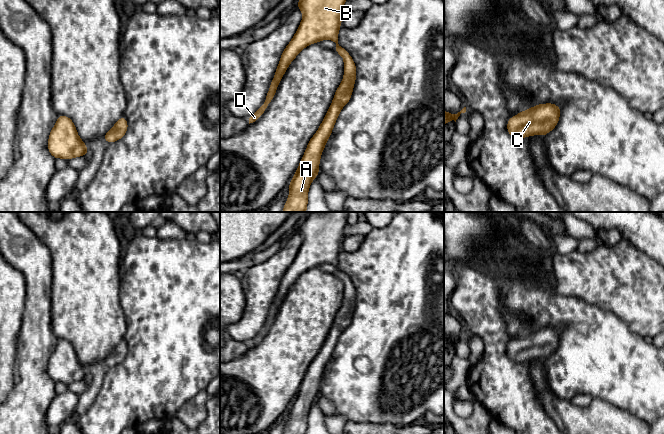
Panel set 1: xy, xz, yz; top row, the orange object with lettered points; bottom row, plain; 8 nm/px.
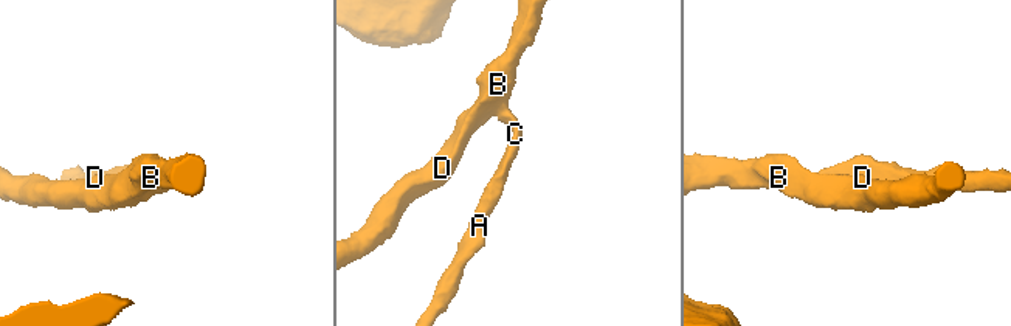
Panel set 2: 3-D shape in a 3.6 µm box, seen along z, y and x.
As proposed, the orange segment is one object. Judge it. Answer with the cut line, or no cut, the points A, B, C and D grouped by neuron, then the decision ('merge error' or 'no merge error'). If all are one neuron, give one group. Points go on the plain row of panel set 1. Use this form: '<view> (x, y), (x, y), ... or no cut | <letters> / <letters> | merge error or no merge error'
no cut | A B C D | no merge error

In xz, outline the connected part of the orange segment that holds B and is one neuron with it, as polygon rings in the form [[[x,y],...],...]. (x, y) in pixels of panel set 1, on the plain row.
[[[309,212],[306,217],[299,223],[297,231],[303,238],[303,243],[294,259],[289,266],[285,274],[282,276],[280,286],[276,293],[276,297],[271,306],[269,315],[267,317],[265,326],[263,329],[249,342],[249,348],[255,346],[266,335],[268,328],[274,323],[277,311],[286,296],[289,288],[295,283],[298,277],[308,269],[316,266],[320,266],[324,263],[332,264],[336,267],[335,276],[340,278],[344,283],[344,302],[336,314],[334,323],[327,335],[325,342],[323,343],[320,351],[315,359],[310,363],[306,375],[300,385],[298,393],[294,398],[289,408],[289,422],[287,423],[283,434],[306,434],[308,427],[308,414],[311,406],[317,401],[319,397],[319,386],[322,375],[325,372],[326,365],[329,363],[334,348],[338,342],[341,333],[351,323],[353,311],[356,304],[356,289],[349,279],[349,277],[338,268],[338,255],[341,251],[341,244],[343,240],[343,229],[348,224],[347,222],[348,212]]]

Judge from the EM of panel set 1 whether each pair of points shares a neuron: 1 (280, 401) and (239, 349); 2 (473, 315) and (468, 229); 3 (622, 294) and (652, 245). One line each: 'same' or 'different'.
1: different
2: different
3: different

